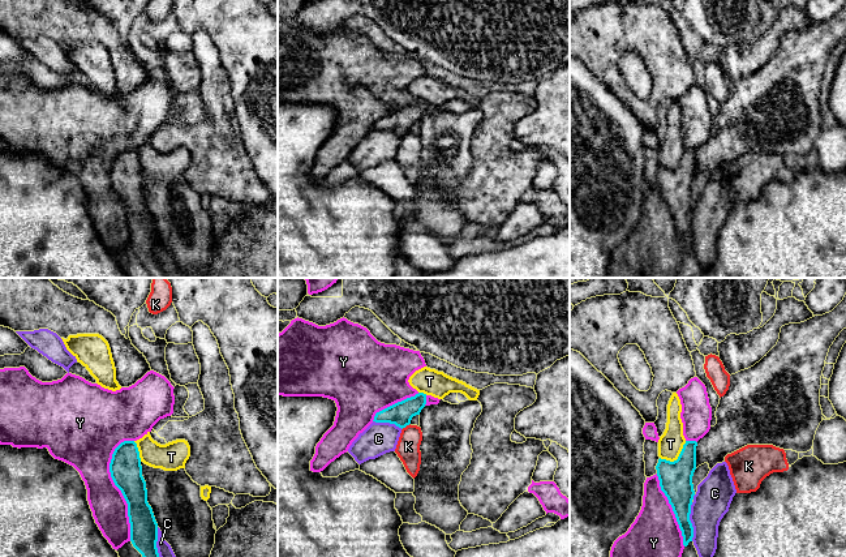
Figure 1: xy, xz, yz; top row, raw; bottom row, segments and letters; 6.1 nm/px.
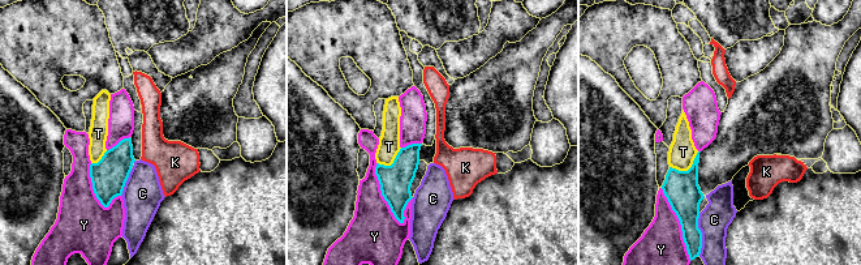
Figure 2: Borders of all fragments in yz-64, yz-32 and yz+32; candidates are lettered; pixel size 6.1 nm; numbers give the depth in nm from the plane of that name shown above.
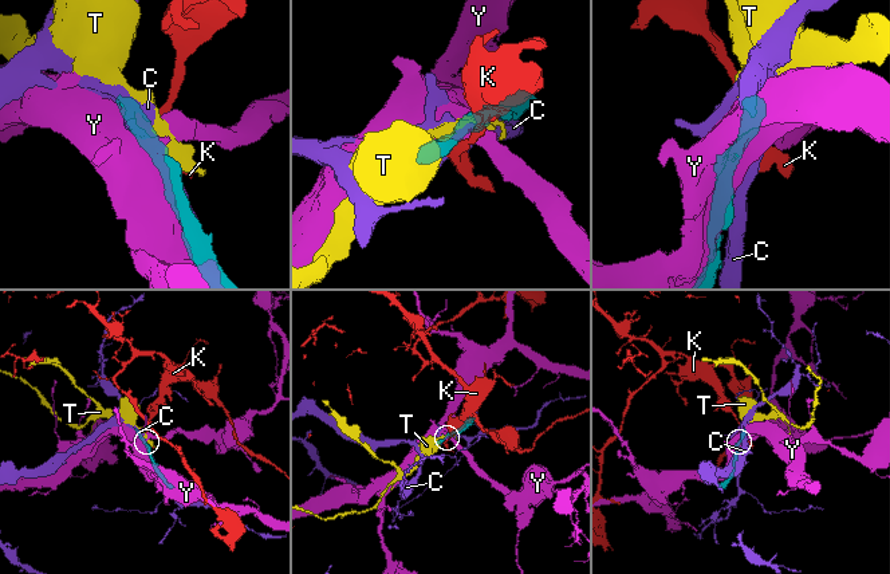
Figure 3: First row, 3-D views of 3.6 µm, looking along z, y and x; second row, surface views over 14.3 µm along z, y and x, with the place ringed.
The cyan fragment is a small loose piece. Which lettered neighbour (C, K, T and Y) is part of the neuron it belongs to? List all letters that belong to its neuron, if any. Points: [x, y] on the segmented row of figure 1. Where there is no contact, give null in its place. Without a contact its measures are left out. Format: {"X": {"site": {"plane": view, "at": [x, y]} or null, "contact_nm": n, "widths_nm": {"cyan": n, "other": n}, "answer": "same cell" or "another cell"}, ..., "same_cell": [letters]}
{"C": {"site": {"plane": "yz", "at": [690, 522]}, "contact_nm": 240, "widths_nm": {"cyan": 190, "other": 220}, "answer": "another cell"}, "K": {"site": {"plane": "xz", "at": [406, 425]}, "contact_nm": 70, "widths_nm": {"cyan": 150, "other": 140}, "answer": "another cell"}, "T": {"site": {"plane": "yz", "at": [678, 458]}, "contact_nm": 200, "widths_nm": {"cyan": 200, "other": 160}, "answer": "same cell"}, "Y": {"site": {"plane": "xy", "at": [120, 489]}, "contact_nm": 650, "widths_nm": {"cyan": 200, "other": 220}, "answer": "another cell"}, "same_cell": ["T"]}

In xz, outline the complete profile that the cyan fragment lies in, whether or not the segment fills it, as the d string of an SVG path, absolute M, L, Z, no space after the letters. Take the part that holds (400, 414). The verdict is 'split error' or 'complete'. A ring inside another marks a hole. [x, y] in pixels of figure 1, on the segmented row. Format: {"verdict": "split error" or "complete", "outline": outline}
{"verdict": "complete", "outline": "M418 393L377 412L373 421L395 424L403 429L411 424L413 416L420 415L425 404L426 394Z"}

